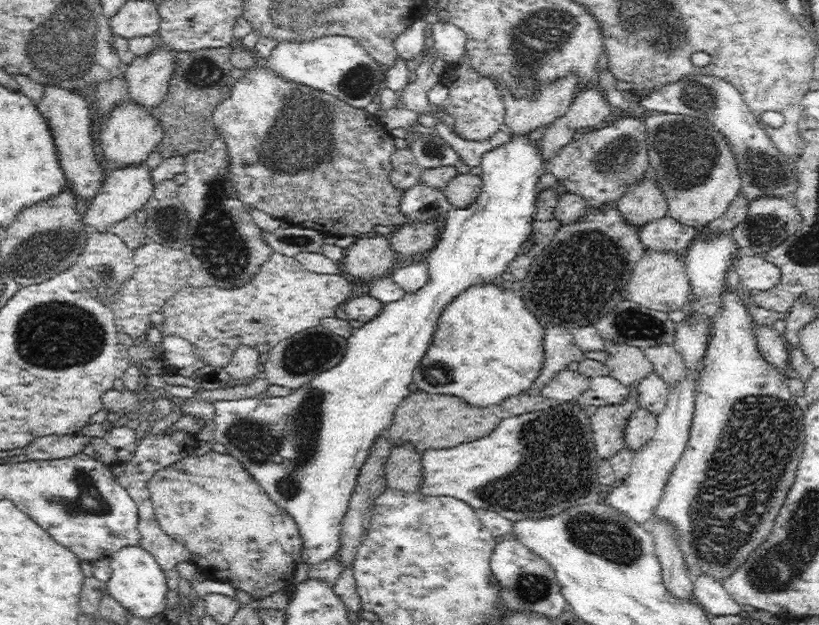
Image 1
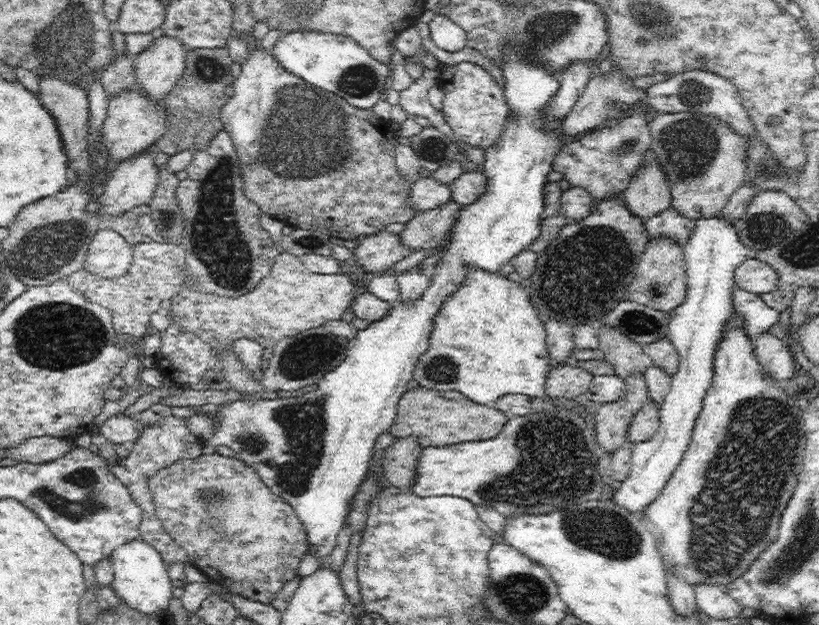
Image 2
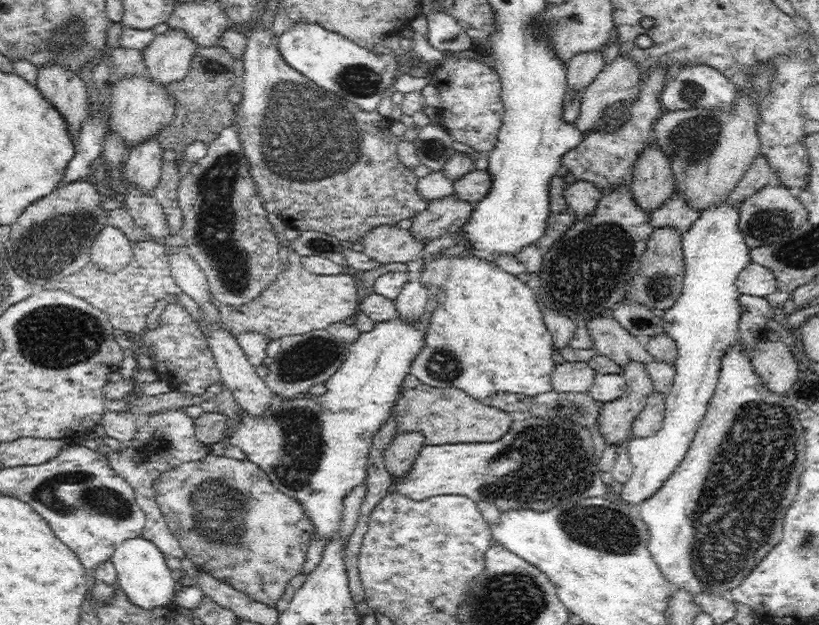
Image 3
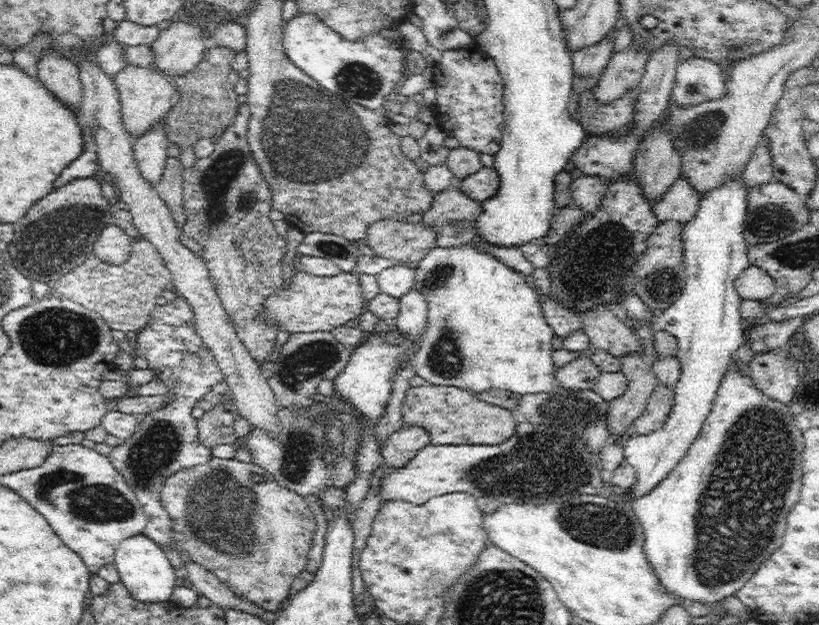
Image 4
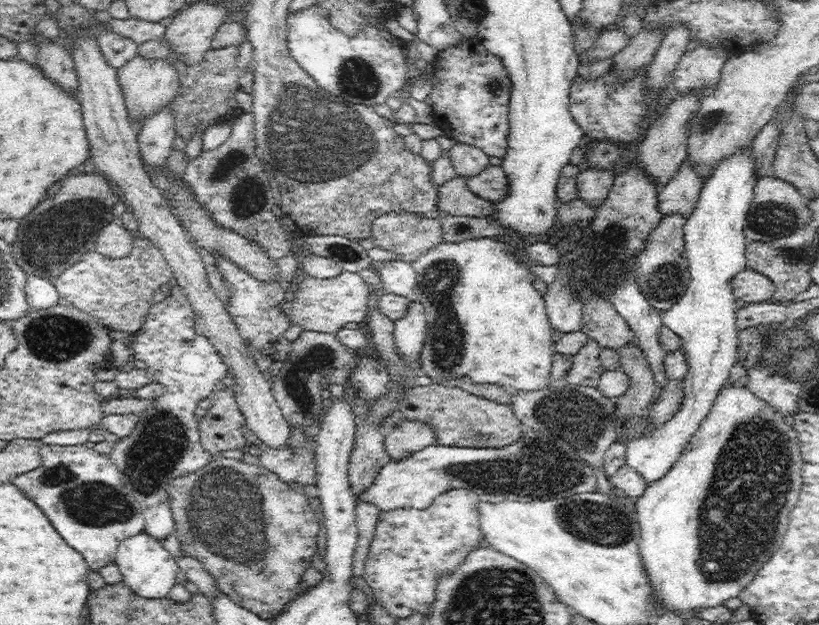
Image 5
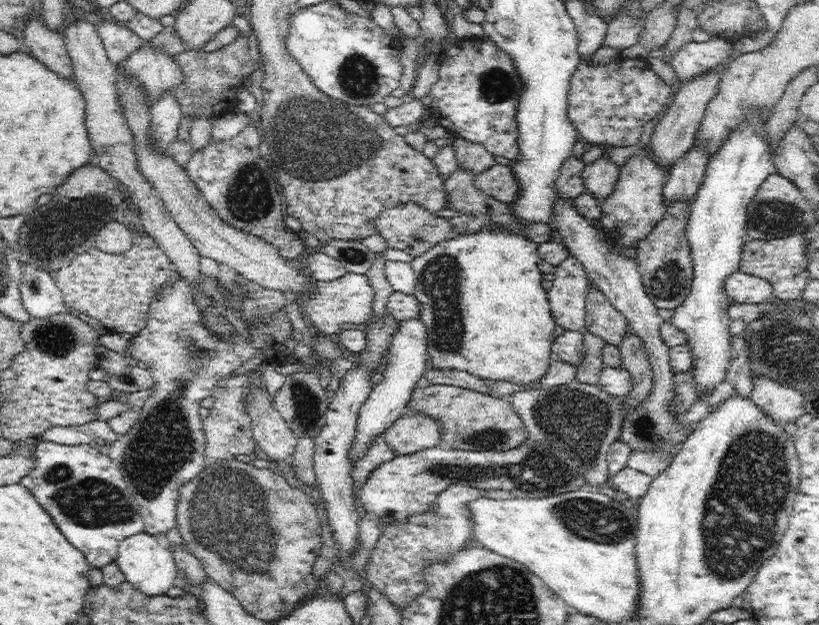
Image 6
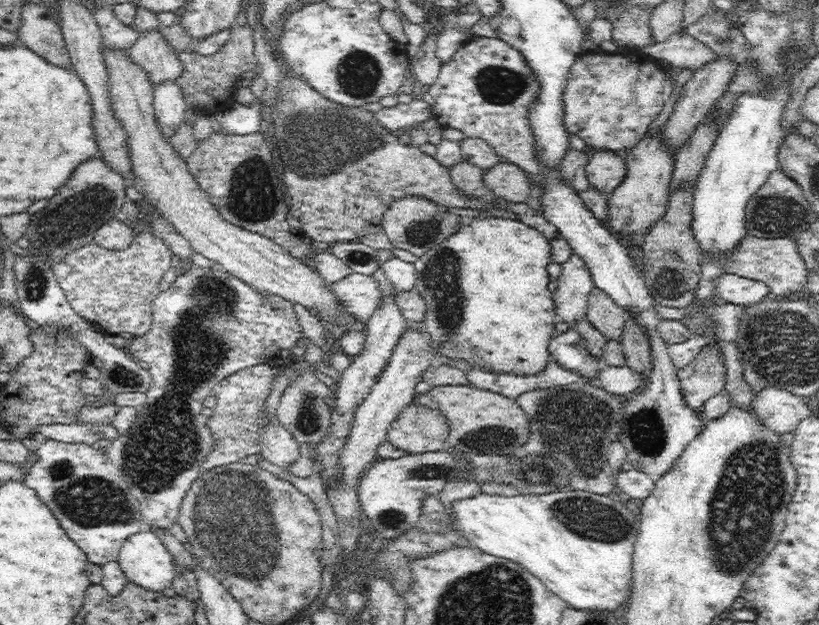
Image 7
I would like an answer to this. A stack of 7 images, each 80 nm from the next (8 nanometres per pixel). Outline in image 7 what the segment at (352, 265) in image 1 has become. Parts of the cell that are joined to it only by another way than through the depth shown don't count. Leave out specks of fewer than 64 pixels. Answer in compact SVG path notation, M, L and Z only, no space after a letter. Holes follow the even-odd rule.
M405 196L396 199L387 208L380 220L380 226L396 249L410 251L417 257L433 251L441 242L448 240L464 225L460 215L452 213L448 208L434 203L426 197Z

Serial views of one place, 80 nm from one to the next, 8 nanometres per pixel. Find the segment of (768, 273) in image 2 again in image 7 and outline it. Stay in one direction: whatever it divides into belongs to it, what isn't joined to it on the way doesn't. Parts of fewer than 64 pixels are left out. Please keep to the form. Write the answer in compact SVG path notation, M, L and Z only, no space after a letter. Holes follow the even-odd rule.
M722 273L713 283L721 302L748 306L770 296L767 284L734 273Z

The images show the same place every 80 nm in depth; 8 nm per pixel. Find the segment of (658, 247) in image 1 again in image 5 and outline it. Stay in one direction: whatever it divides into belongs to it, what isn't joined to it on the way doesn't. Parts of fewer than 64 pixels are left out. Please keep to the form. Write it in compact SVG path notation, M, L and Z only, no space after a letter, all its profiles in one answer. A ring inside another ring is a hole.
M686 159L679 171L667 182L667 185L658 193L658 211L662 218L667 214L680 213L686 218L694 210L699 199L704 179Z

